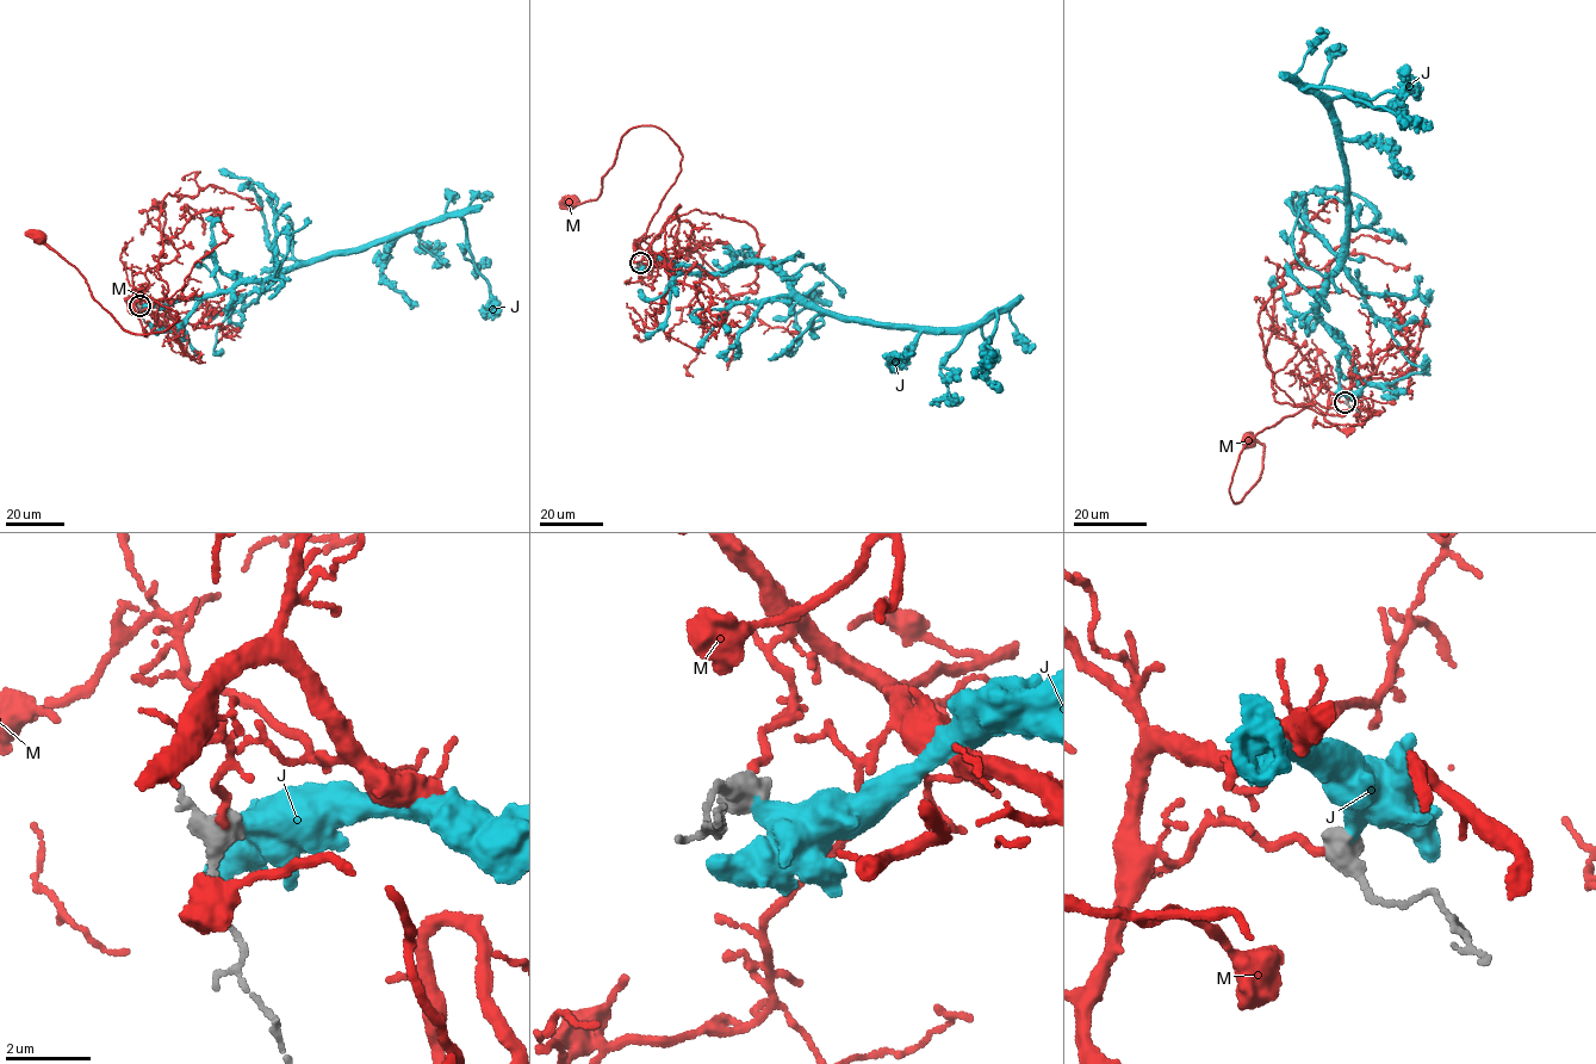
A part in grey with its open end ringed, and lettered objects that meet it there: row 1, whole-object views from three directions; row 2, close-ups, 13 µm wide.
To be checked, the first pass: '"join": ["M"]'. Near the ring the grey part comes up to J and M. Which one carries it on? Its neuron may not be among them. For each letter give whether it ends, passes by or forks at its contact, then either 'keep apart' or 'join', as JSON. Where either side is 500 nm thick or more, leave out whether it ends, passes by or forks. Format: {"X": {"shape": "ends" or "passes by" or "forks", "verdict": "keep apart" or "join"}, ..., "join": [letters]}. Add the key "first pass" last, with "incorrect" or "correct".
{"J": {"verdict": "keep apart"}, "M": {"verdict": "join"}, "join": ["M"], "first pass": "correct"}

